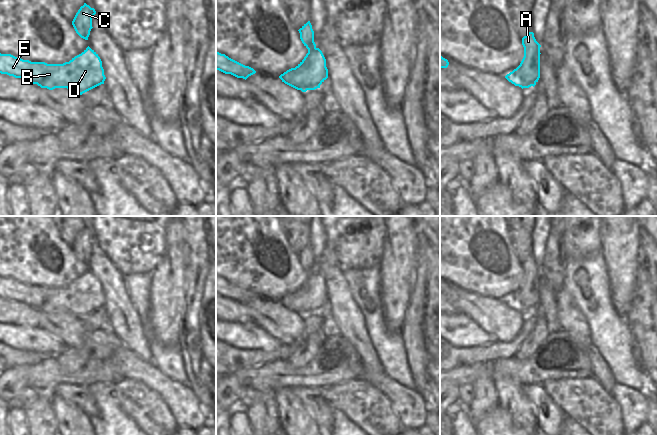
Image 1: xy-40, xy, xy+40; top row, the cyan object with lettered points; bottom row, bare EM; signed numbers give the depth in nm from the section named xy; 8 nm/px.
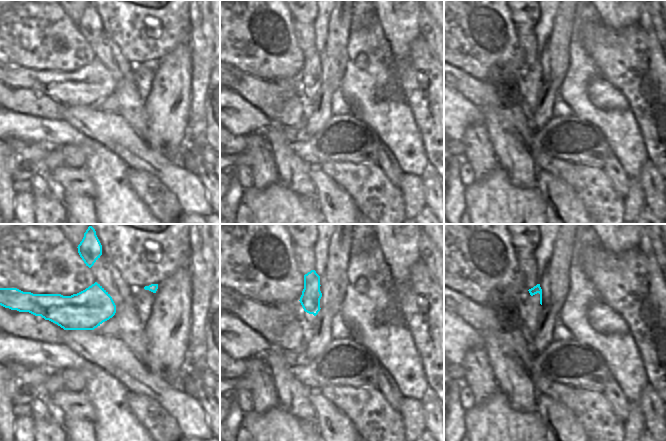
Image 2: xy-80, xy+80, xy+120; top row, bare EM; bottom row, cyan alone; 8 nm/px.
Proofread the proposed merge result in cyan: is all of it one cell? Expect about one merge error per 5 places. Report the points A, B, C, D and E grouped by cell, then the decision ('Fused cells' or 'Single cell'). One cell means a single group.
Groups: A C / B D E. Fused cells

